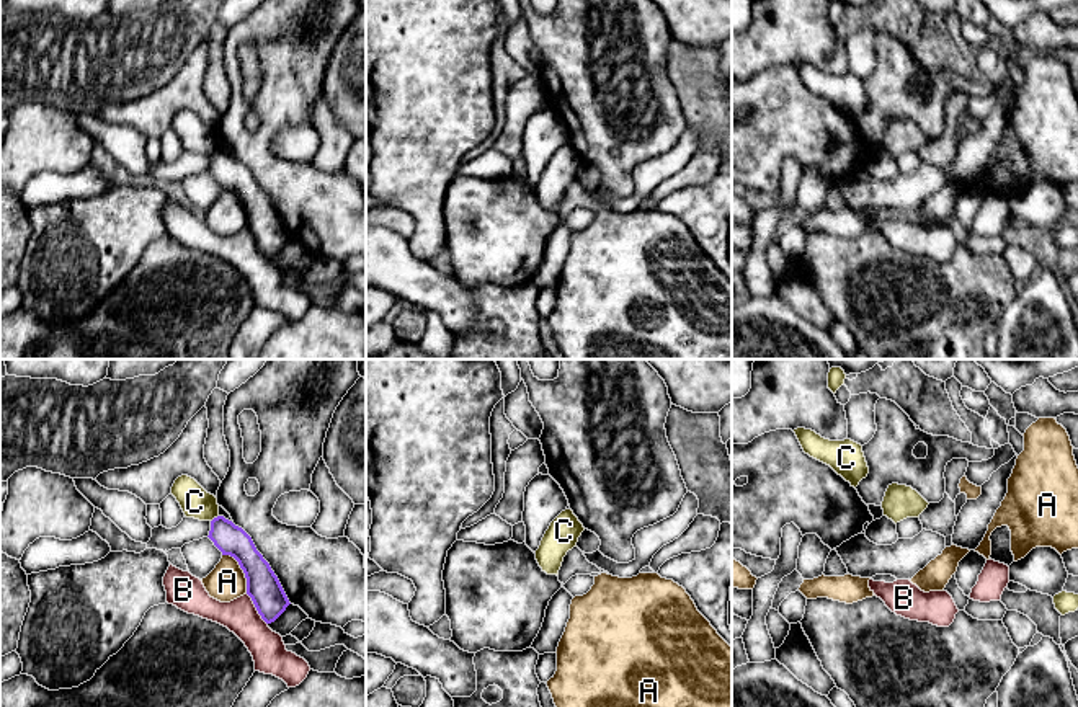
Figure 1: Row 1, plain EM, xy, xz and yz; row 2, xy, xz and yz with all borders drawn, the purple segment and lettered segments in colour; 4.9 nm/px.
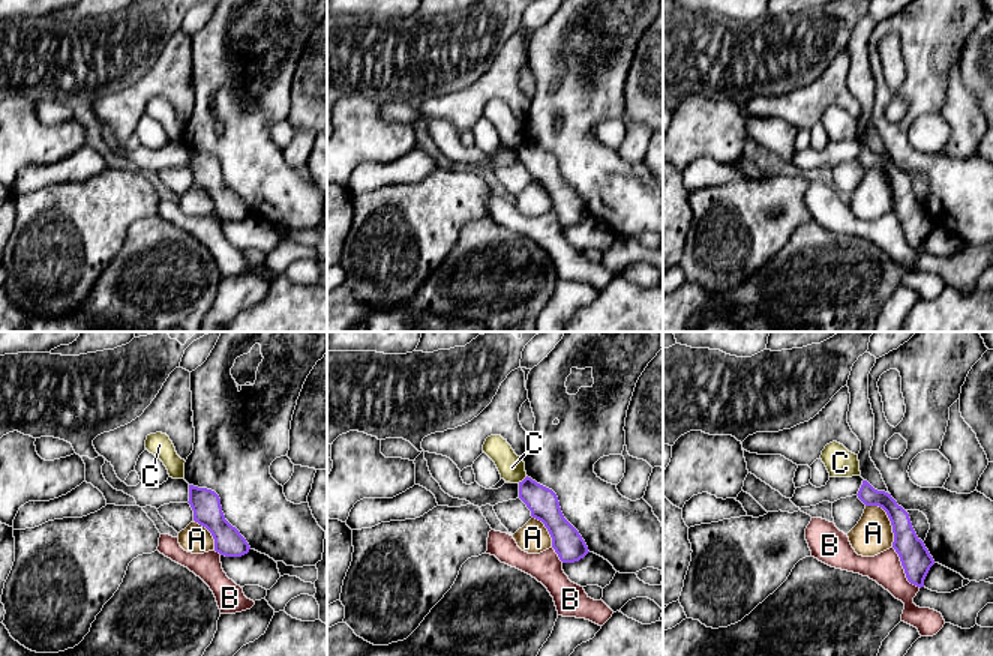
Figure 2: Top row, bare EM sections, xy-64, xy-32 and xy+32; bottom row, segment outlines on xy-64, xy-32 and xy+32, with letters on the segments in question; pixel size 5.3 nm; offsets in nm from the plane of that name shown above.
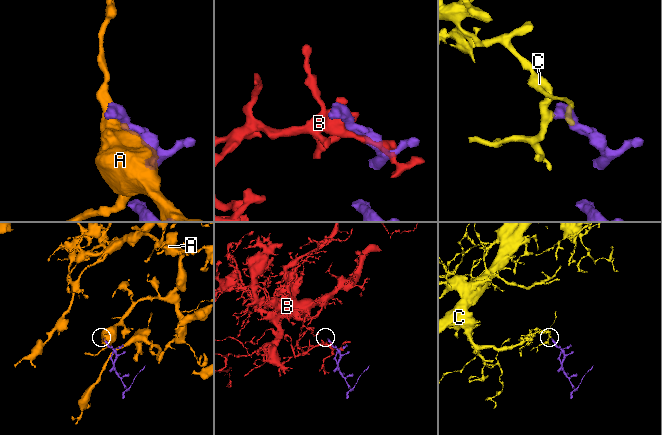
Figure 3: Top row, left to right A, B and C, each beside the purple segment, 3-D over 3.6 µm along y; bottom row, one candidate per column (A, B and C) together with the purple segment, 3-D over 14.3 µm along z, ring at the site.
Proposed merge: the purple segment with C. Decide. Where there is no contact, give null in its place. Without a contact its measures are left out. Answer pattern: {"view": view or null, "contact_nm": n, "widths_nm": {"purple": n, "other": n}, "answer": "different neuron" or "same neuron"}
{"view": "xy", "contact_nm": 50, "widths_nm": {"purple": 150, "other": 150}, "answer": "different neuron"}

